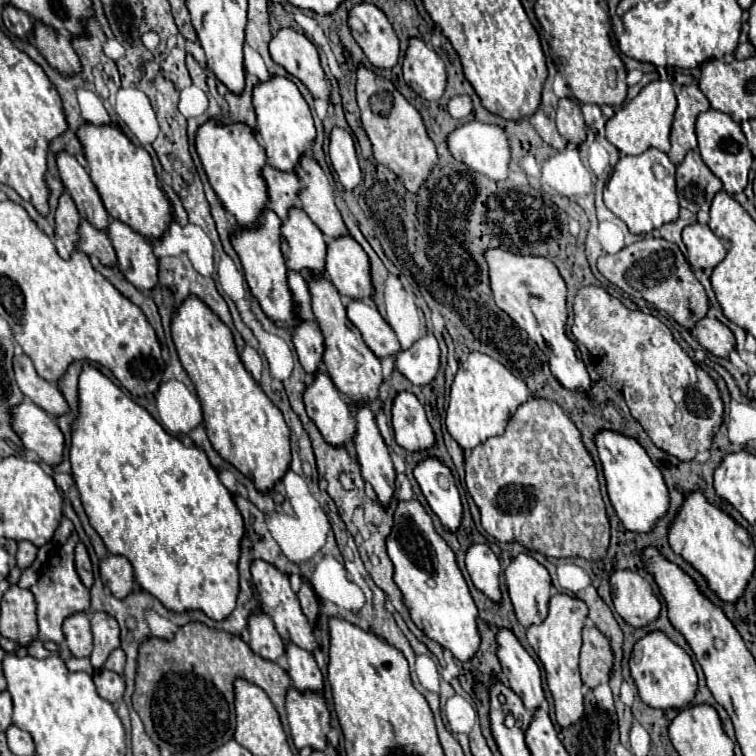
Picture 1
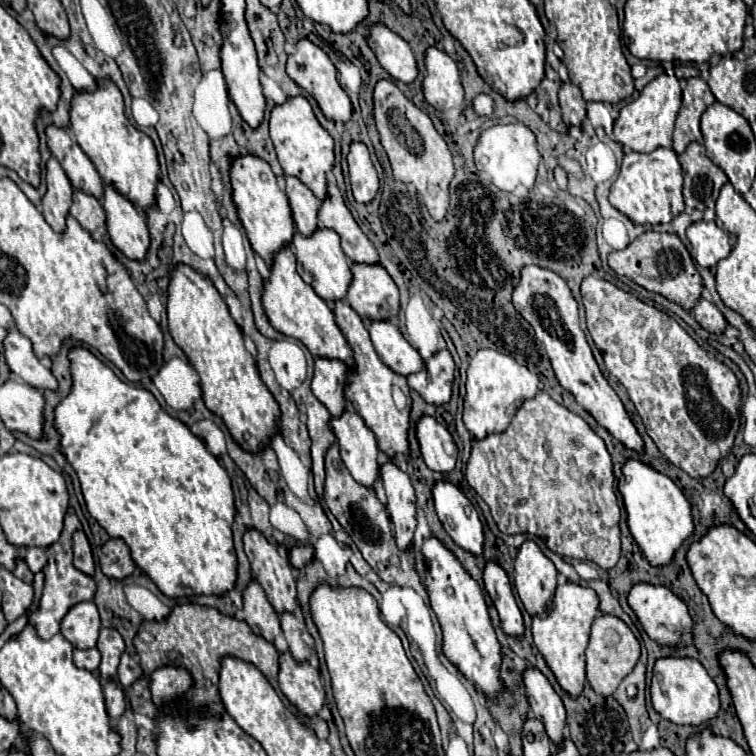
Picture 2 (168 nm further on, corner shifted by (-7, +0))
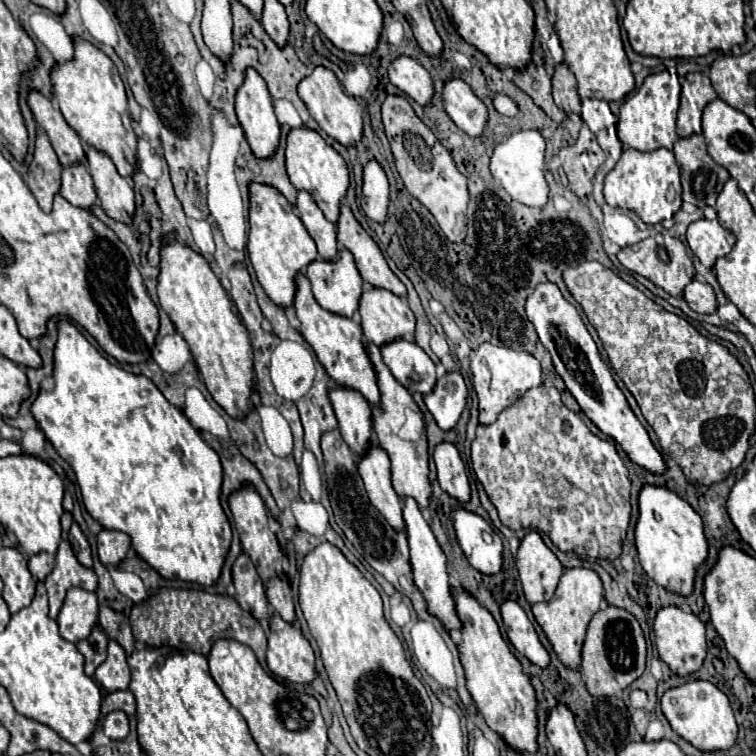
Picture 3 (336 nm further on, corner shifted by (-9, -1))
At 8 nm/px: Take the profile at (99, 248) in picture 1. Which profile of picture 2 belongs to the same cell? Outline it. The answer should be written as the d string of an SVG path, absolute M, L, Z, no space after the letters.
M74 192L72 198L74 198L74 204L70 208L70 214L92 236L100 234L100 226L106 226L106 214L104 214L102 204L96 198L86 196L84 192Z

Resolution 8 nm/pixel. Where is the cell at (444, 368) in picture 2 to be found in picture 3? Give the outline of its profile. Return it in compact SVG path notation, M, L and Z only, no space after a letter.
M458 371L446 373L438 379L436 389L424 397L424 403L432 417L436 419L438 427L442 431L450 431L456 427L464 407L466 407L466 395L468 389L464 385L464 379Z

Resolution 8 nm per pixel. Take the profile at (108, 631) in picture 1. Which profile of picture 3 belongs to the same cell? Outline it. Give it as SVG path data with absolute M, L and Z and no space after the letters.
M116 641L108 643L108 659L96 669L94 679L108 691L124 691L130 685L130 669L126 663L126 653Z

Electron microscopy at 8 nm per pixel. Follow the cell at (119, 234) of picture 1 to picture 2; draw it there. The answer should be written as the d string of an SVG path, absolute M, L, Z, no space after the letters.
M106 188L104 190L104 198L102 198L102 206L106 210L106 224L108 224L108 234L112 244L130 260L144 260L150 248L150 232L144 220L144 214L132 204L128 202L120 192L116 192L114 188Z

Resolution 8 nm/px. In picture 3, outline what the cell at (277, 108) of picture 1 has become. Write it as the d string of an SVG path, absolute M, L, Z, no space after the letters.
M292 129L288 133L288 147L286 147L286 169L292 185L298 191L308 191L316 205L322 209L328 221L338 223L340 203L346 197L350 187L350 173L344 159L312 129Z

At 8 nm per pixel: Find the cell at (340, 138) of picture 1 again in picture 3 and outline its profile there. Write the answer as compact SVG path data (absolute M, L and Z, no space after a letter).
M368 161L364 167L362 207L366 215L376 223L386 223L390 203L390 185L384 169L376 161Z

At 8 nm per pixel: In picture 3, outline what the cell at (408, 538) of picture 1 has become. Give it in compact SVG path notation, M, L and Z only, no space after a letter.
M456 593L456 611L462 621L462 645L460 661L466 671L466 687L482 713L490 729L494 729L500 739L518 753L536 753L538 751L538 719L536 719L536 691L530 679L524 675L520 661L510 651L508 643L502 639L500 629L490 615L472 595Z

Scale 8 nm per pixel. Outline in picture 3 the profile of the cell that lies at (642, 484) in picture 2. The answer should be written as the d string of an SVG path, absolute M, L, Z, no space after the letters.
M646 485L640 491L638 503L640 515L636 523L636 549L642 569L660 587L672 593L682 593L684 597L692 595L696 571L708 559L708 541L704 537L700 515L684 499L664 487Z

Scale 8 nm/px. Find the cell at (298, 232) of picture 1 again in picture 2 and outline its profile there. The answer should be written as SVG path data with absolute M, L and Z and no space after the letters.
M318 226L310 236L304 236L300 232L294 234L292 246L296 250L296 260L298 260L298 274L306 284L314 288L314 292L326 300L340 300L346 296L348 284L350 284L350 260L346 260L346 254L340 248L338 234L330 228Z

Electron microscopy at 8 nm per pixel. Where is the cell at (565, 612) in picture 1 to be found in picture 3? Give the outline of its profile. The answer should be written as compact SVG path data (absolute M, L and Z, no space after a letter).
M572 567L572 569L566 569L564 575L560 577L556 593L550 601L532 605L532 613L540 623L540 627L544 629L546 637L550 639L558 659L572 669L580 667L580 645L584 643L584 633L592 613L600 609L602 597L604 597L604 589L598 573L586 567Z

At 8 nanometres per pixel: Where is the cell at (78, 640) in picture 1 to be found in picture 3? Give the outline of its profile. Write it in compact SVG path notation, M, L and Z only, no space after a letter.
M72 587L66 593L64 605L56 617L60 635L70 641L82 641L92 633L92 625L98 623L98 603L96 593L86 591L82 587Z

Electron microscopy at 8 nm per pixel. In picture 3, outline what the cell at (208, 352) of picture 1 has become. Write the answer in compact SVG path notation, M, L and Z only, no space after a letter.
M174 231L164 235L160 247L158 299L162 309L170 315L176 331L190 345L192 357L214 401L230 417L244 417L244 413L248 413L248 405L252 405L250 395L254 381L248 331L240 317L232 313L230 295L220 285L220 279L214 275L208 261L186 243L178 241Z

